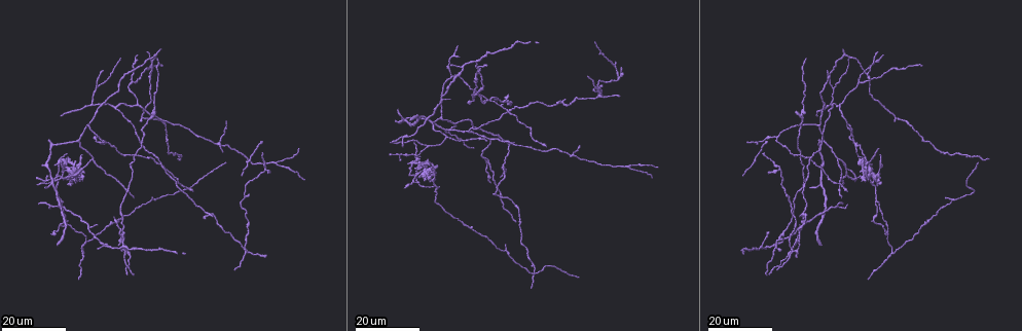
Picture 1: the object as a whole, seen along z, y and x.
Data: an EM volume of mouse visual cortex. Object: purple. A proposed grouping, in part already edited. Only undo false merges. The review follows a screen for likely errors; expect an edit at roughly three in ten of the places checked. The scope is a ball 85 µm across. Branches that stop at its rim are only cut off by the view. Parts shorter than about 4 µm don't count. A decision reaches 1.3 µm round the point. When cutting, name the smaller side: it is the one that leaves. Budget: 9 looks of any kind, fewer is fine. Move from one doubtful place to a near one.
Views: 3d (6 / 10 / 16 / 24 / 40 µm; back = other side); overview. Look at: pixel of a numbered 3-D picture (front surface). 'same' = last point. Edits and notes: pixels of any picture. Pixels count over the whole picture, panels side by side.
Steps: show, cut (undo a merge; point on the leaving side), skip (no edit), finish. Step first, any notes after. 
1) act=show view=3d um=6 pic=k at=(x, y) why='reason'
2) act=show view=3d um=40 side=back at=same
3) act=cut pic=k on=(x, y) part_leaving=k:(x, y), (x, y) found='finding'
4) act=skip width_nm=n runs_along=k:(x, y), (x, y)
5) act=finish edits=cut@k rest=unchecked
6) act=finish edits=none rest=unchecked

act=show view=3d um=16 pic=1 at=(491, 142) why='three arms meet'

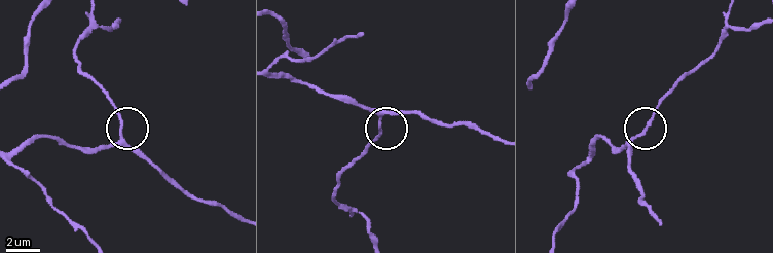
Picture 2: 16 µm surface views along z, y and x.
act=show view=3d um=10 pic=2 at=(380, 121) why='closer look'

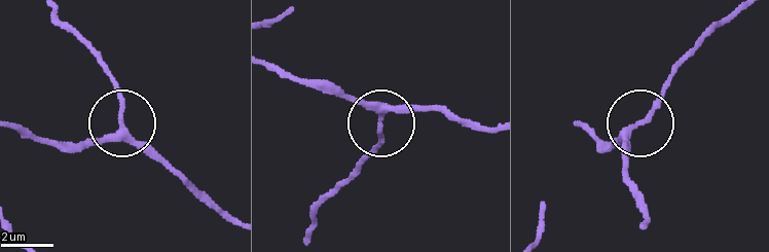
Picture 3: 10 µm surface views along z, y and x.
act=skip runs_along=3:(9, 123), (49, 143), (109, 136), (122, 103), (102, 59) found='all the same neuron'

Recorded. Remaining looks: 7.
act=show view=3d um=24 pic=1 at=(149, 75) why='small branch off a trunk'

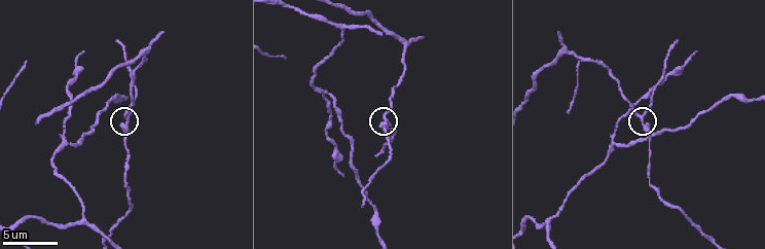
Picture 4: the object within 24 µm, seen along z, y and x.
act=show view=3d um=6 pic=4 at=(386, 118) why='closer look'

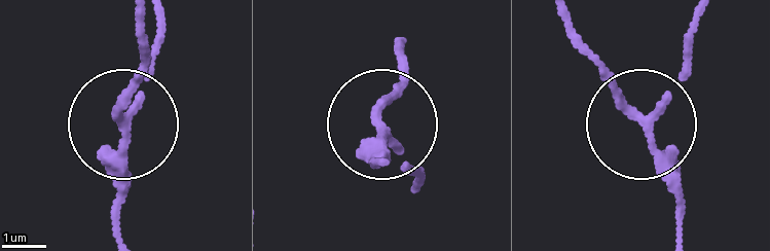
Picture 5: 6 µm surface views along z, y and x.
act=skip runs_along=5:(563, 22), (637, 114), (670, 88), (689, 47) found='continuous, no second neuron'

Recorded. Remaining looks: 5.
act=show view=3d um=10 pic=4 at=(70, 144) why='four-way junction'

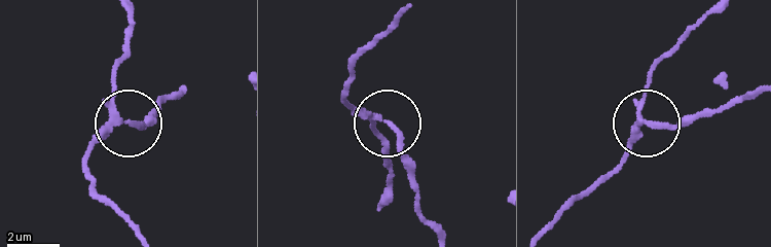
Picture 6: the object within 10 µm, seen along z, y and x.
act=skip arms=4 found='all the same neuron'

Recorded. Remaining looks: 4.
act=show view=3d um=24 pic=1 at=(91, 106) why='arms part here'

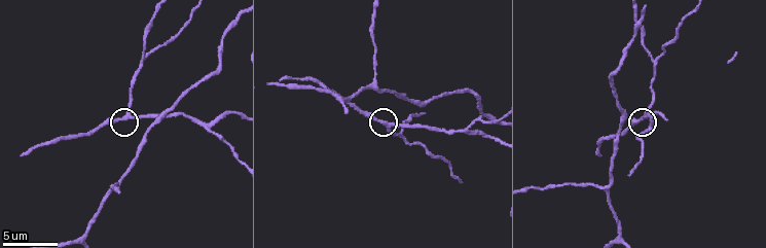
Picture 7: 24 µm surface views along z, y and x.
act=show view=3d um=6 pic=7 at=(388, 124)

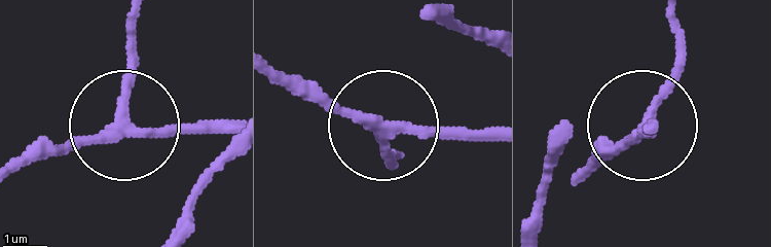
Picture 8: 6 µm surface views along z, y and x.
act=skip arms=3 found='all the same neuron'

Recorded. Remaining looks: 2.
act=show view=3d um=24 pic=1 at=(445, 137) why='three-way junction'

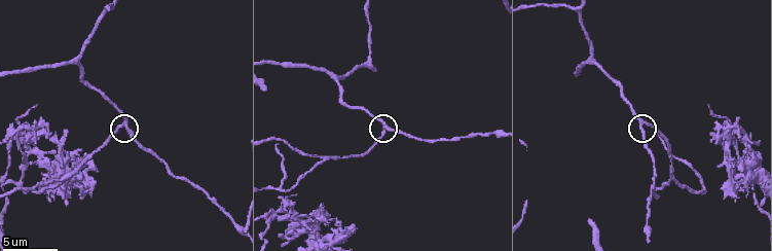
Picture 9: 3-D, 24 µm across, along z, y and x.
act=show view=3d um=10 pic=9 at=(647, 125) why='closer look'

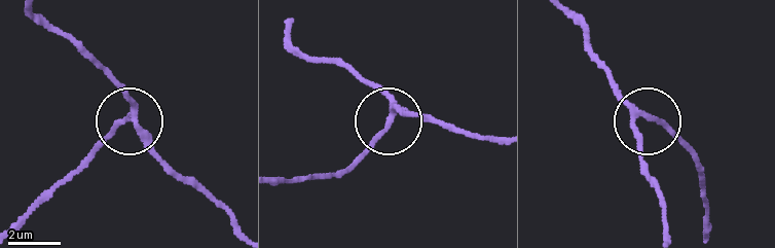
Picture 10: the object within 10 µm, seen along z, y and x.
act=skip arms=3 runs_along=10:(566, 9), (582, 25), (592, 63), (639, 115), (639, 173) found='all the same neuron'

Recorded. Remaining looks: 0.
act=finish edits=none rest=unchecked

